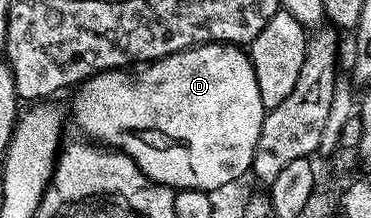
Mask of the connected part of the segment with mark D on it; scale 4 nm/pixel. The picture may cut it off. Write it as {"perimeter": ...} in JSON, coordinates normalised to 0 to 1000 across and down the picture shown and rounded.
{"perimeter":[[[574,197],[566,206],[523,206],[512,225],[493,225],[477,243],[461,243],[453,261],[431,261],[423,280],[396,284],[385,307],[364,326],[337,326],[334,317],[283,317],[278,335],[256,335],[232,372],[218,372],[205,427],[194,445],[194,500],[205,514],[205,555],[216,569],[216,592],[226,610],[240,610],[245,642],[259,656],[302,647],[299,679],[329,693],[350,725],[383,789],[399,798],[407,830],[423,830],[429,849],[450,844],[466,876],[493,867],[534,867],[569,876],[604,839],[604,830],[644,830],[652,803],[668,794],[685,693],[695,674],[693,610],[706,601],[712,523],[717,514],[706,472],[706,436],[690,427],[695,362],[685,344],[677,257],[650,211],[612,197]]]}

